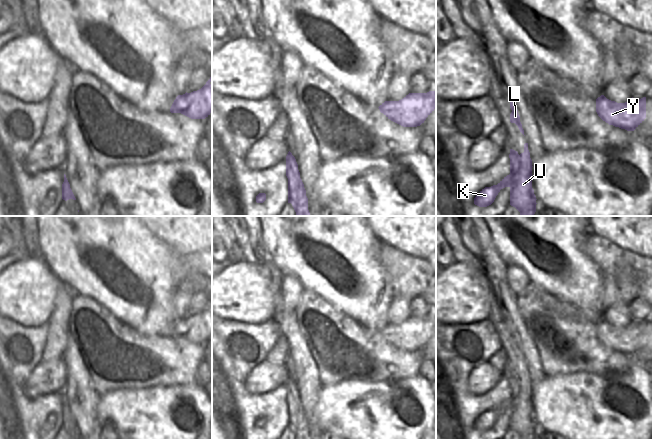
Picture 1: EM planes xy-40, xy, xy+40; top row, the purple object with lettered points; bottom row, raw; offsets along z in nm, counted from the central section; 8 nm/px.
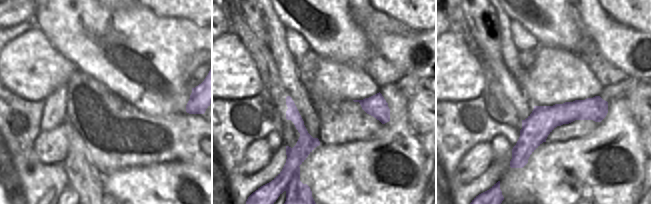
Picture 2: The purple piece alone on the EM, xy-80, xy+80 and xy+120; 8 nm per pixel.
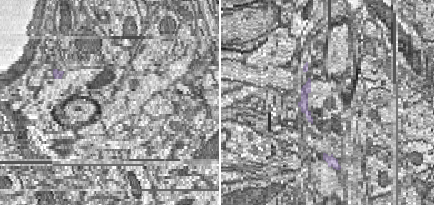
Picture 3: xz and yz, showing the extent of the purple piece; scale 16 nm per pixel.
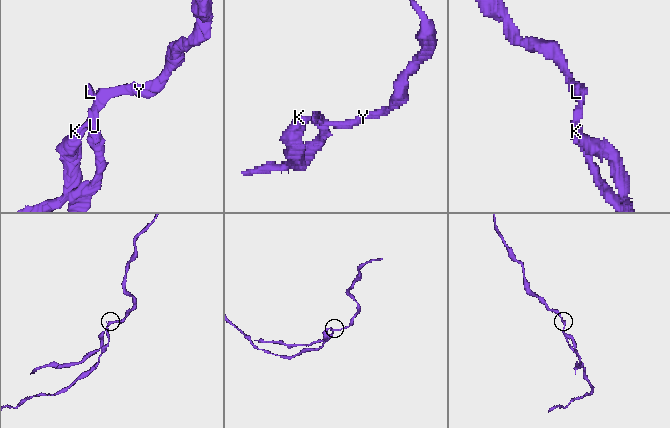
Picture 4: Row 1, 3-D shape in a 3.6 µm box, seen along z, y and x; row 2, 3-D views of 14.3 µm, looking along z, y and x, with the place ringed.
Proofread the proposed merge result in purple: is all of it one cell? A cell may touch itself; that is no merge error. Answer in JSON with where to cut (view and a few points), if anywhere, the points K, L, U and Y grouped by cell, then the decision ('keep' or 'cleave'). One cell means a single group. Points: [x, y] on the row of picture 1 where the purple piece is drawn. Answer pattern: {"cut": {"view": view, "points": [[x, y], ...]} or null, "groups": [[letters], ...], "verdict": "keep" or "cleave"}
{"cut": {"view": "xy+40", "points": [[520, 155], [521, 167], [514, 174], [514, 183], [510, 187]]}, "groups": [["K", "L", "Y"], ["U"]], "verdict": "cleave"}

